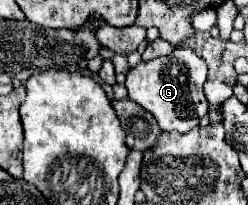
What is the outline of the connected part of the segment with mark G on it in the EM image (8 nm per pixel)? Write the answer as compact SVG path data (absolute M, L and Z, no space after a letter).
M174 48L172 54L164 58L156 58L150 62L142 62L136 68L130 68L126 74L128 98L140 104L146 112L150 112L162 132L188 132L198 126L200 118L206 114L206 96L202 86L206 82L206 62L192 48Z

